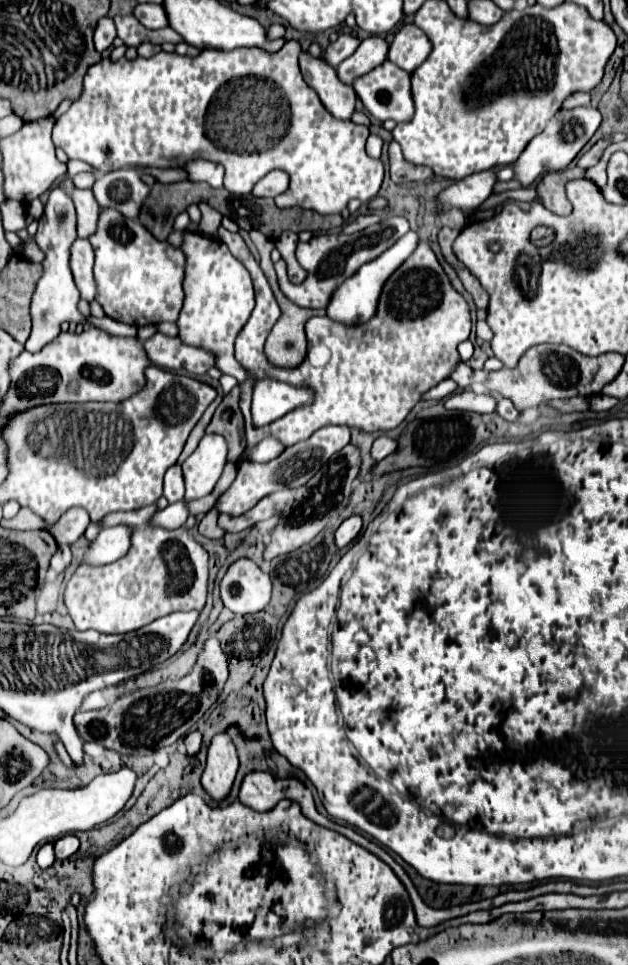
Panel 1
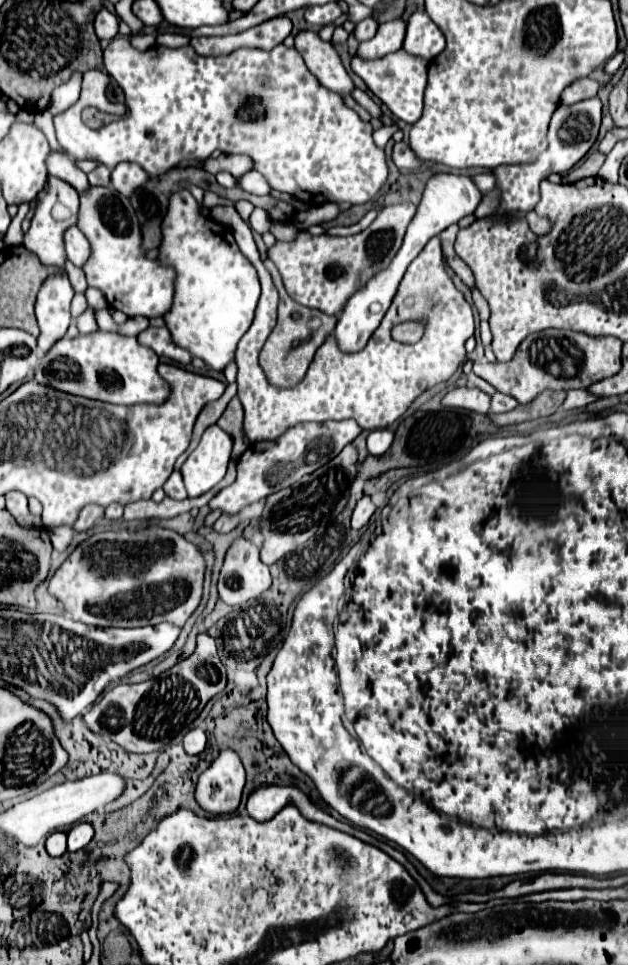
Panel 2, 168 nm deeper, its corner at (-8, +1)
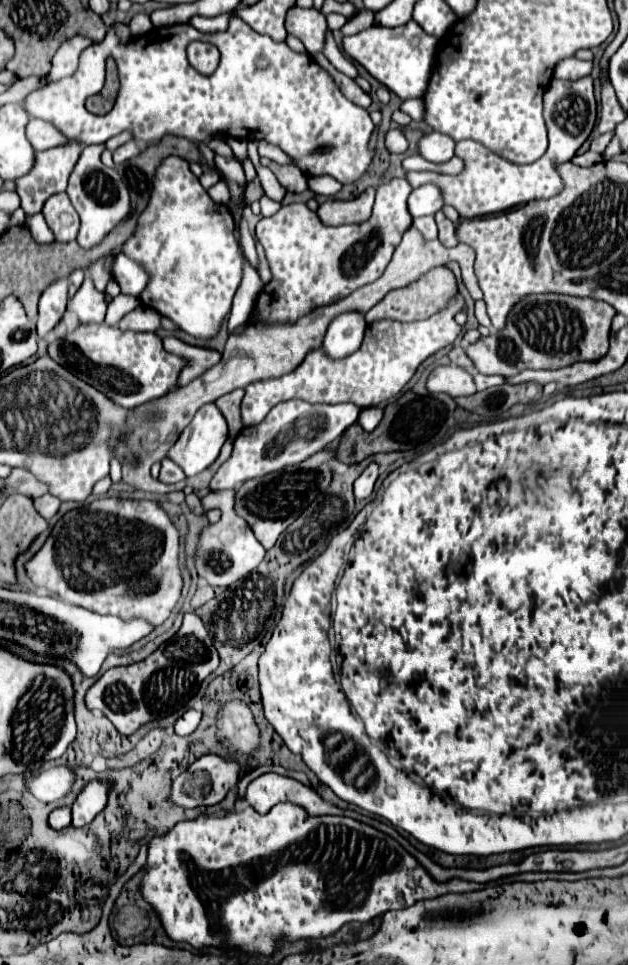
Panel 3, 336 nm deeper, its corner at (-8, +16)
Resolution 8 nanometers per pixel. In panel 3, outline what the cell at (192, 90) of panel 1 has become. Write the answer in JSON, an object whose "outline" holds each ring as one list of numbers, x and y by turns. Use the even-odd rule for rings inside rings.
{"outline":[[233,20,227,32,219,32,215,36,207,36,193,26,179,24,171,28,153,28,145,36,131,38,127,42,123,42,111,26,105,40,99,44,99,50,105,56,115,58,121,80,119,98,109,114,95,116,85,110,79,74,75,74,73,78,69,76,59,82,49,82,47,86,31,92,25,100,25,110,29,112,29,116,55,124,69,140,77,140,83,146,103,144,121,132,131,132,133,138,143,146,153,146,165,136,181,136,191,142,205,142,213,136,213,130,215,134,241,140,249,140,255,134,255,138,263,138,269,144,279,146,305,176,329,174,341,184,357,182,373,162,375,150,369,146,369,140,375,124,371,122,369,112,347,100,329,72,325,72,309,54,299,54,285,42,275,42,269,36,261,36,255,30,247,28,247,24,243,24,241,20],[193,40,209,42,219,48,221,62,211,76,199,74,189,64,187,46],[321,148,329,148,329,152,323,154,319,152]]}

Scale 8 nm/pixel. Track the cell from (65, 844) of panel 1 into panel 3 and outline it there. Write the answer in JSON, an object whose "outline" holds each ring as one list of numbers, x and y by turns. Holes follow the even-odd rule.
{"outline":[[89,782,85,790,75,800,71,812,73,812,73,826,81,828,87,826,107,804,107,790,101,786,103,782]]}

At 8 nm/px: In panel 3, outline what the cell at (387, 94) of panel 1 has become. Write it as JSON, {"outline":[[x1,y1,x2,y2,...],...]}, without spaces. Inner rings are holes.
{"outline":[[413,20,399,28,371,26,355,36,343,38,345,52,353,60,357,60,373,78,377,78,391,92,395,92,401,100,421,98,425,94,427,80,433,70,435,46,437,46,435,36,427,36],[413,38,417,38,417,44,413,44]]}

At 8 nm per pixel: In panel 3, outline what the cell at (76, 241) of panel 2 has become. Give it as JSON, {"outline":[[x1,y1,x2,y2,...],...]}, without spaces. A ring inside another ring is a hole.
{"outline":[[65,192,55,194,43,206,43,216,53,230,57,242,71,242,79,232,79,214,75,212,69,196]]}

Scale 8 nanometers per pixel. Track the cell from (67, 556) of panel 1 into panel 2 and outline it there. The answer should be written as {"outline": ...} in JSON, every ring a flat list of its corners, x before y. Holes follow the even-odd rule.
{"outline":[[53,527,53,529,49,529,49,539,51,539,51,543,53,543,53,547,57,549,57,551,63,551,67,545,69,545,69,541,71,541,71,537,73,537,73,529,71,527]]}

